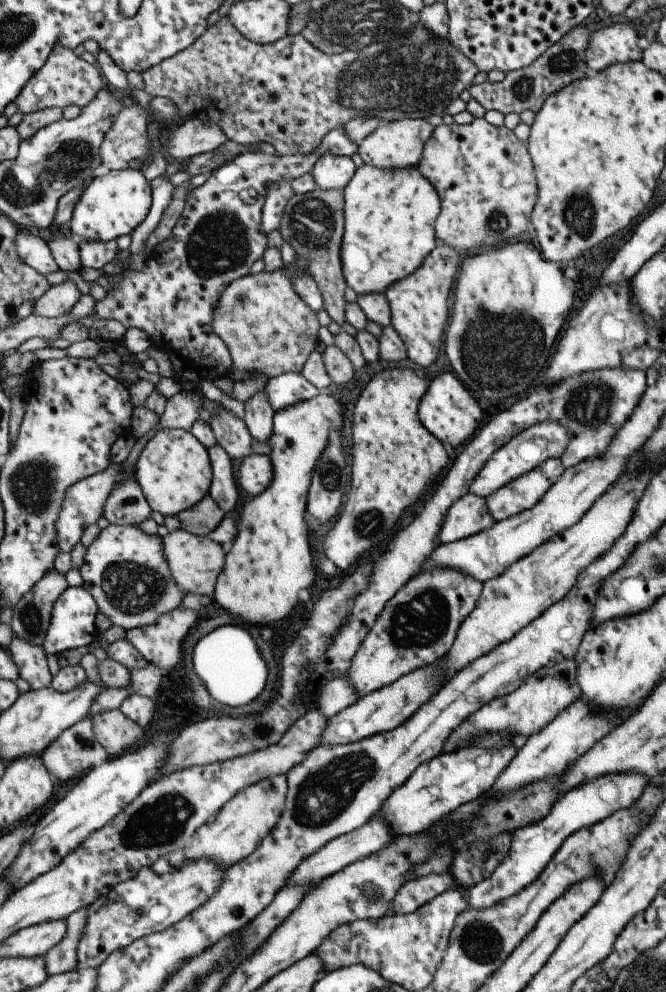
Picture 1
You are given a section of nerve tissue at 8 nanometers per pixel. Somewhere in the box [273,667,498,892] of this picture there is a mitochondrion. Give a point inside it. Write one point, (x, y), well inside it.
(320, 800)

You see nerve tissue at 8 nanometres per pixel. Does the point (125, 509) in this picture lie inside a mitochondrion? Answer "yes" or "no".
no

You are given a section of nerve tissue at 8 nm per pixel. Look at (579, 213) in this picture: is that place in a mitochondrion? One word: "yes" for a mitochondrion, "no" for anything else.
yes

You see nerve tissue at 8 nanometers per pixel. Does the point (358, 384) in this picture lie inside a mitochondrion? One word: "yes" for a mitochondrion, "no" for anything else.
no

